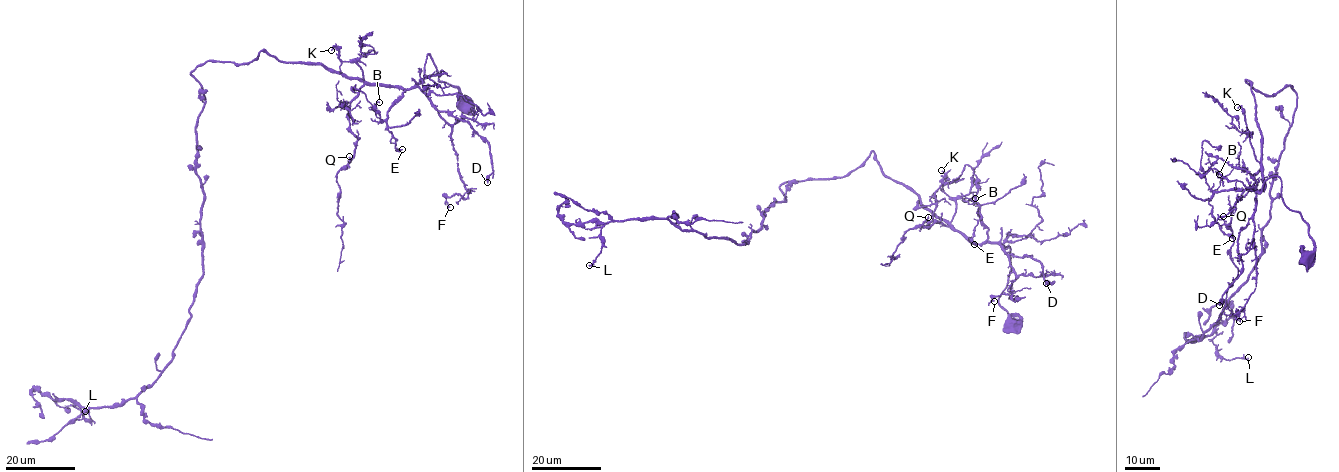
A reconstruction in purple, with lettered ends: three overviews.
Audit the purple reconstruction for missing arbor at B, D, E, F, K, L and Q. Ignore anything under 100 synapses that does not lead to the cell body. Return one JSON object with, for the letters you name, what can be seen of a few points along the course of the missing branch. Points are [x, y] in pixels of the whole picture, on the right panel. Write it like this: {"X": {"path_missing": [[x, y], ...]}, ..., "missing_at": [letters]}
{"missing_at": []}

